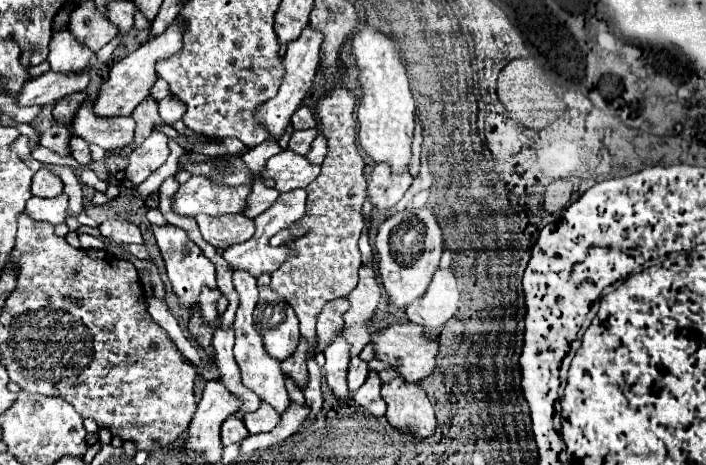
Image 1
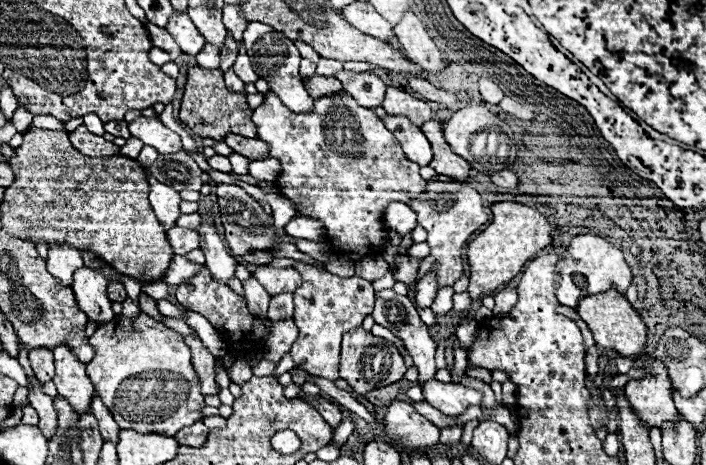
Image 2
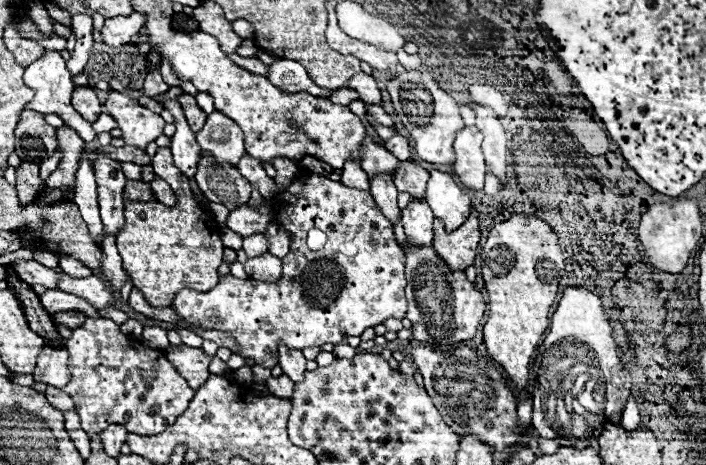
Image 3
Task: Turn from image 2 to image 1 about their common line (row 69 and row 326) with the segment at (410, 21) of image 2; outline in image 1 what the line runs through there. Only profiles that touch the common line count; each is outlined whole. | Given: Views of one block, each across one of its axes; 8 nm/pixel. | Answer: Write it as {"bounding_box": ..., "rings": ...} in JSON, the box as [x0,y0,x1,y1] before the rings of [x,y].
{"bounding_box":[406,270,458,330],"rings":[[[436,270],[436,274],[432,276],[432,282],[426,290],[426,294],[418,300],[414,300],[408,308],[406,308],[406,316],[410,322],[420,324],[424,330],[440,330],[458,310],[458,288],[456,288],[456,278],[452,274],[452,270]]]}

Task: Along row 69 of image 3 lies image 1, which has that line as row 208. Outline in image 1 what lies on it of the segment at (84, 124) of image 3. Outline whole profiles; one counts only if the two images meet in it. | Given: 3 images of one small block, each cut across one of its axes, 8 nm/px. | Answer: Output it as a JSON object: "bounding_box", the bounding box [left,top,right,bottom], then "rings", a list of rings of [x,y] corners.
{"bounding_box":[26,194,68,224],"rings":[[[58,194],[56,198],[38,198],[38,196],[32,196],[26,202],[26,212],[32,218],[46,220],[50,224],[64,222],[66,208],[68,208],[68,196],[66,194]]]}

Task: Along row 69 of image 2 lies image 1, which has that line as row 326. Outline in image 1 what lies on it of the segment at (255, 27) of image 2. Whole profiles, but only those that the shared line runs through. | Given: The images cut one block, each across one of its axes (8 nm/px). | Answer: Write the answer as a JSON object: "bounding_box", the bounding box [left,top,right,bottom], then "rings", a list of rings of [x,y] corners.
{"bounding_box":[256,274,300,360],"rings":[[[270,274],[258,278],[260,298],[256,304],[256,328],[264,338],[264,350],[268,356],[276,360],[284,360],[294,354],[300,332],[298,332],[298,318],[294,310],[280,298],[276,292],[270,290]]]}

